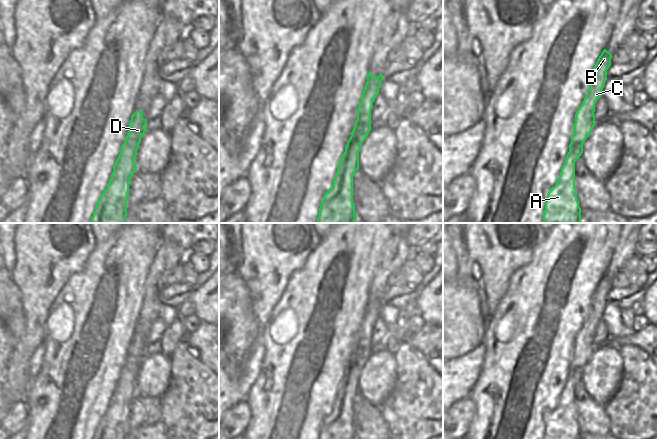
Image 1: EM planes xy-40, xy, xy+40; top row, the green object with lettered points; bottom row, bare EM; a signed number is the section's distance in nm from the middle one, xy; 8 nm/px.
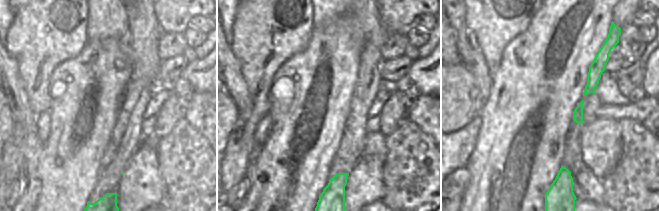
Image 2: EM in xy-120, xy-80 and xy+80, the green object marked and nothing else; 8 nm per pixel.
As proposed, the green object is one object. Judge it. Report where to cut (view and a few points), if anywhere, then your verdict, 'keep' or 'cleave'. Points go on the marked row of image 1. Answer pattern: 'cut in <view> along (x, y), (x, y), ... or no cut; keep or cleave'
no cut; keep

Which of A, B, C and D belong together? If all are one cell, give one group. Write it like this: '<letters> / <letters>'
A B C D

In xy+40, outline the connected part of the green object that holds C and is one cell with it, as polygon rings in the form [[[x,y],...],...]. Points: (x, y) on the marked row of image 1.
[[[606,49],[599,56],[592,72],[587,94],[575,114],[571,143],[559,178],[545,200],[543,223],[581,223],[581,208],[575,188],[575,162],[583,153],[583,143],[595,126],[595,104],[607,80],[612,54]]]

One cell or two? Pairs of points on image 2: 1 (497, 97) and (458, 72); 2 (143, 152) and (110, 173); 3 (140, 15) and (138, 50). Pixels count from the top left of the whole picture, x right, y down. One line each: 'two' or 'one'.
1: two
2: two
3: one

